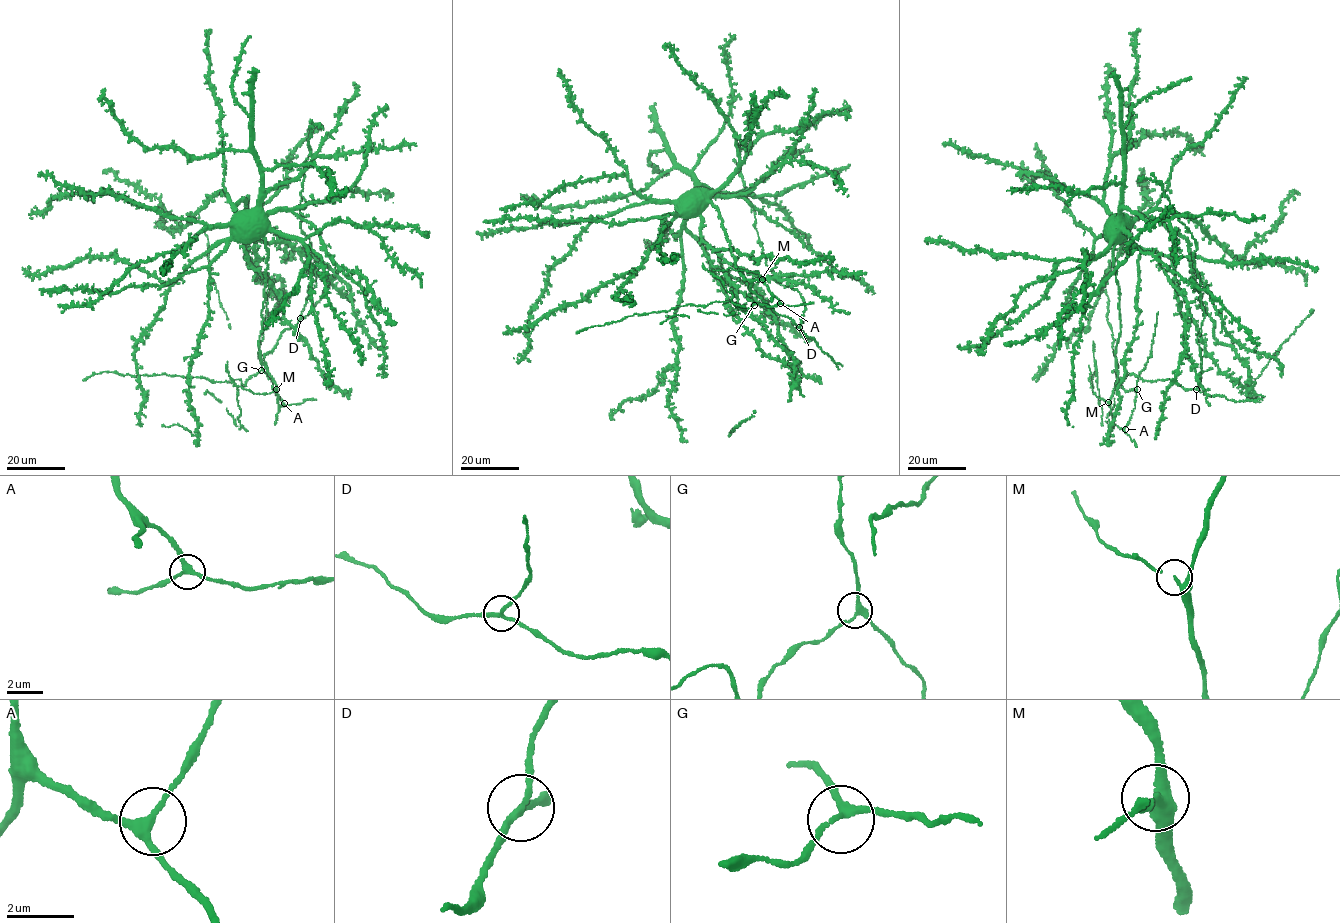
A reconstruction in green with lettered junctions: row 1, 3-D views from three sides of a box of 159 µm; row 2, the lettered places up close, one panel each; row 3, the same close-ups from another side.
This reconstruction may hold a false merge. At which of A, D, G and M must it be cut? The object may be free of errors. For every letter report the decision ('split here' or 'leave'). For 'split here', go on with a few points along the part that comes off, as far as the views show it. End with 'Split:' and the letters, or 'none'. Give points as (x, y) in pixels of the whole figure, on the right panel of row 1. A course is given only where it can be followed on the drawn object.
A: leave
D: leave
G: leave
M: leave
Split: none

